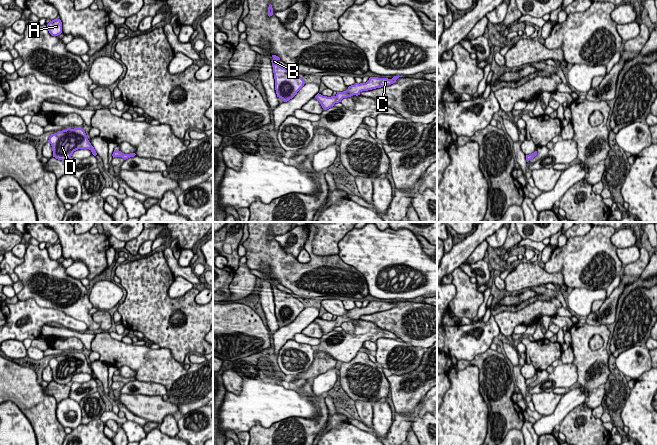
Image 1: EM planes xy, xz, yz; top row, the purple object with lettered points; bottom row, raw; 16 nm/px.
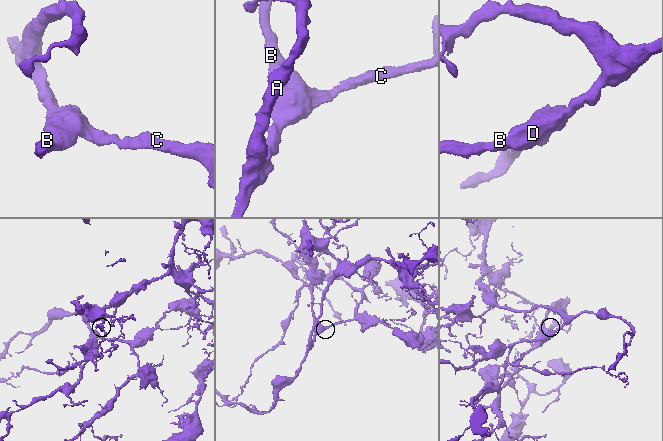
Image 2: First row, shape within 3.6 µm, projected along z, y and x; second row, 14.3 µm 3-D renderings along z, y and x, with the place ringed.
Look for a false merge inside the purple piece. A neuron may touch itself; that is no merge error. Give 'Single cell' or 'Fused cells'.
Single cell

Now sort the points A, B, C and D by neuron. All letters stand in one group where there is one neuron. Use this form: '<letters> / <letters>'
A B C D

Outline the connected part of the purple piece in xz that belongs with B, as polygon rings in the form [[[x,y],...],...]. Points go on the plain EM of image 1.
[[[272,279],[272,291],[275,303],[275,314],[277,321],[284,324],[284,326],[292,323],[297,316],[304,310],[304,304],[291,294],[281,291],[277,288],[280,282]]]

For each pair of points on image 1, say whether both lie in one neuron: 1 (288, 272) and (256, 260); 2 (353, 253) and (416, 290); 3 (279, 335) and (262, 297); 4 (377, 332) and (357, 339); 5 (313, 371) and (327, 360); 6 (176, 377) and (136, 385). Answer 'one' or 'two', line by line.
1: one
2: one
3: two
4: one
5: one
6: two

